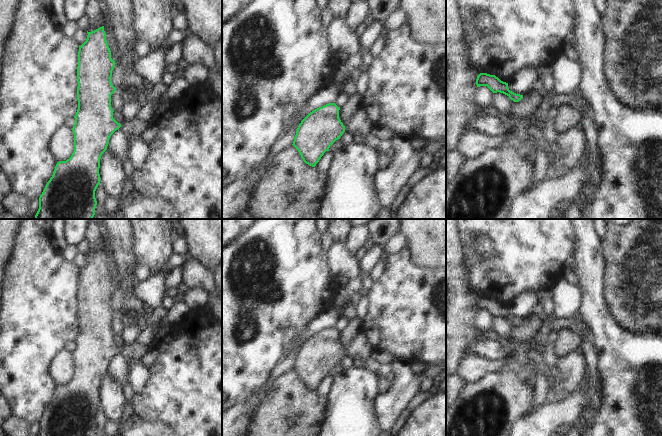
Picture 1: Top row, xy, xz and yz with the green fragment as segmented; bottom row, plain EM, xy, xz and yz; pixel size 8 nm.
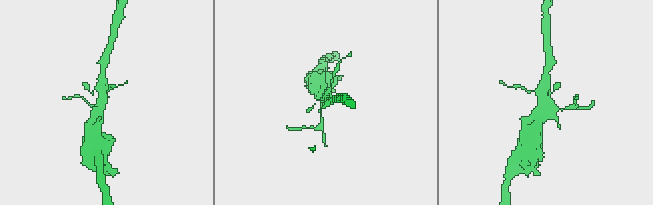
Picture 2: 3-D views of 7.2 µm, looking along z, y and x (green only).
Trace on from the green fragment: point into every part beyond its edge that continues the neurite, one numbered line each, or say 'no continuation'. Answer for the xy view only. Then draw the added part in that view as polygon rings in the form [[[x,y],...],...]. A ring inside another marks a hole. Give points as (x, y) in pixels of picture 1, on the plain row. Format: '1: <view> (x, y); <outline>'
1: xy (135, 350); [[[134,342],[132,344],[129,344],[128,346],[123,347],[120,353],[122,353],[123,356],[128,359],[130,357],[133,357],[135,359],[140,359],[145,355],[145,353],[148,350],[149,350],[149,347]]]

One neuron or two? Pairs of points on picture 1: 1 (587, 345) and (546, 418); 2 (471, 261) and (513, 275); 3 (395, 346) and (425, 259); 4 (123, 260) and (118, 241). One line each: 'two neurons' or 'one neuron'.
1: one neuron
2: one neuron
3: two neurons
4: one neuron

